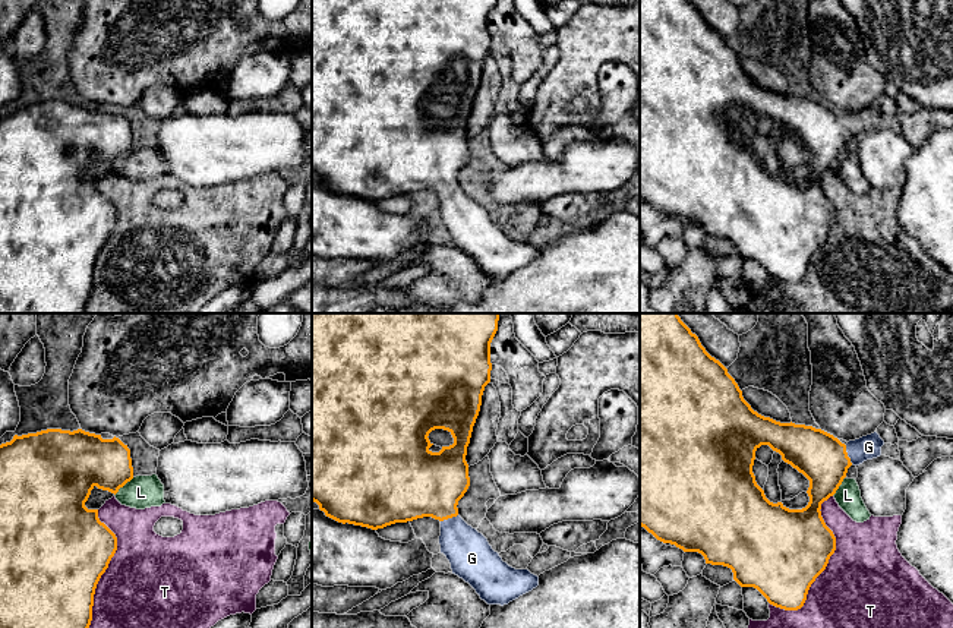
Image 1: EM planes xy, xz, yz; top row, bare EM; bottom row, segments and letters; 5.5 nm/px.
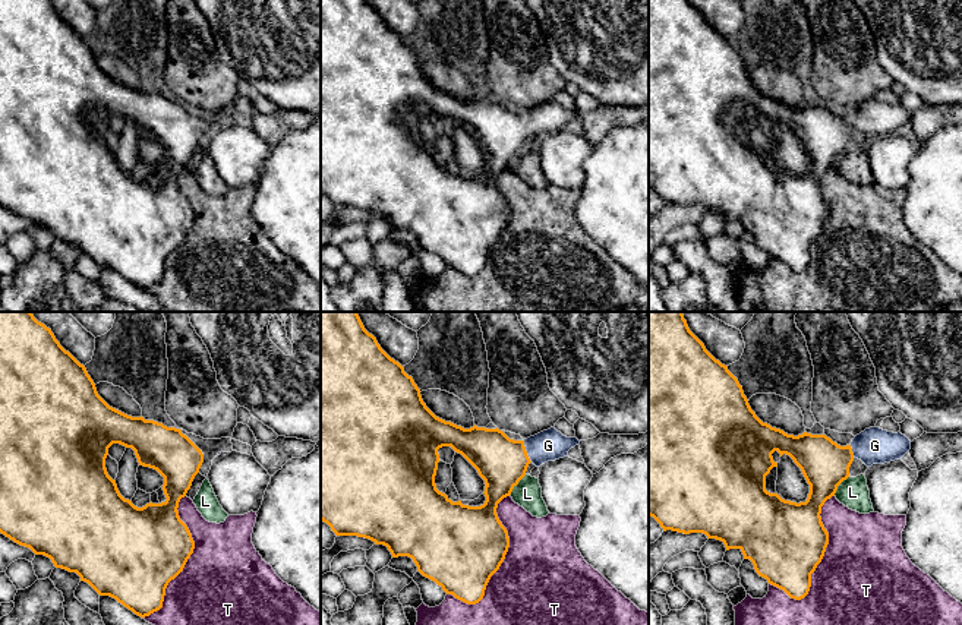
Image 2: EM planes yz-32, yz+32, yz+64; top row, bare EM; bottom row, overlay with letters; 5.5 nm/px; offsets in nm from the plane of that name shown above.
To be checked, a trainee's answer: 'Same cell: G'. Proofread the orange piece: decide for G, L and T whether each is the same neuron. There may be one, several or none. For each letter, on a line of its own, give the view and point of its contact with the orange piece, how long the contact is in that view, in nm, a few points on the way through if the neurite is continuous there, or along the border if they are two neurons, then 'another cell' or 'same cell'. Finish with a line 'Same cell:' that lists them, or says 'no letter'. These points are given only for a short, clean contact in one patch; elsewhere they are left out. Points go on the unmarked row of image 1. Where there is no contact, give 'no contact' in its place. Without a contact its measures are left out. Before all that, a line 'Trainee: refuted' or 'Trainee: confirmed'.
Trainee: confirmed
G: yz (846, 126) | 110 nm | across yz (819, 128), (846, 126), (868, 119) | same cell
L: xy (123, 157) | 150 nm | another cell
T: yz (826, 237) | 700 nm | another cell
Same cell: G

